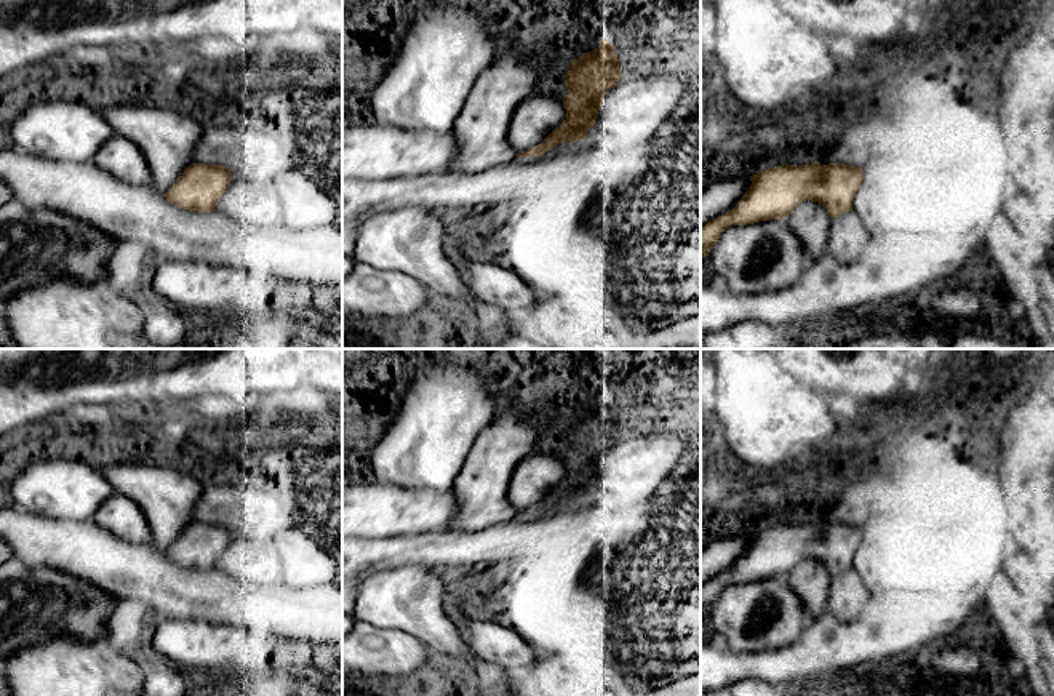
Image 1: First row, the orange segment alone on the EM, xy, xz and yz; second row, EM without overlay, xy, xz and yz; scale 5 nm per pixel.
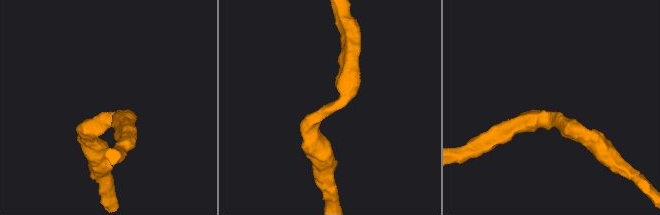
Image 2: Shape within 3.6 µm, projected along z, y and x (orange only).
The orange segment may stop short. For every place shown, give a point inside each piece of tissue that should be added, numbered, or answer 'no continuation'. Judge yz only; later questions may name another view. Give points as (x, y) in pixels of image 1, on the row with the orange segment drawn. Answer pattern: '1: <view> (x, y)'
no continuation

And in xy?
no continuation

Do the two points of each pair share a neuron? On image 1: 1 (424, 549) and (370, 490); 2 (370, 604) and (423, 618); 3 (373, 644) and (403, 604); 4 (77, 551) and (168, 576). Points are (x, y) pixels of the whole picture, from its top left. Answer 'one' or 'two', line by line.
1: two
2: one
3: two
4: one

